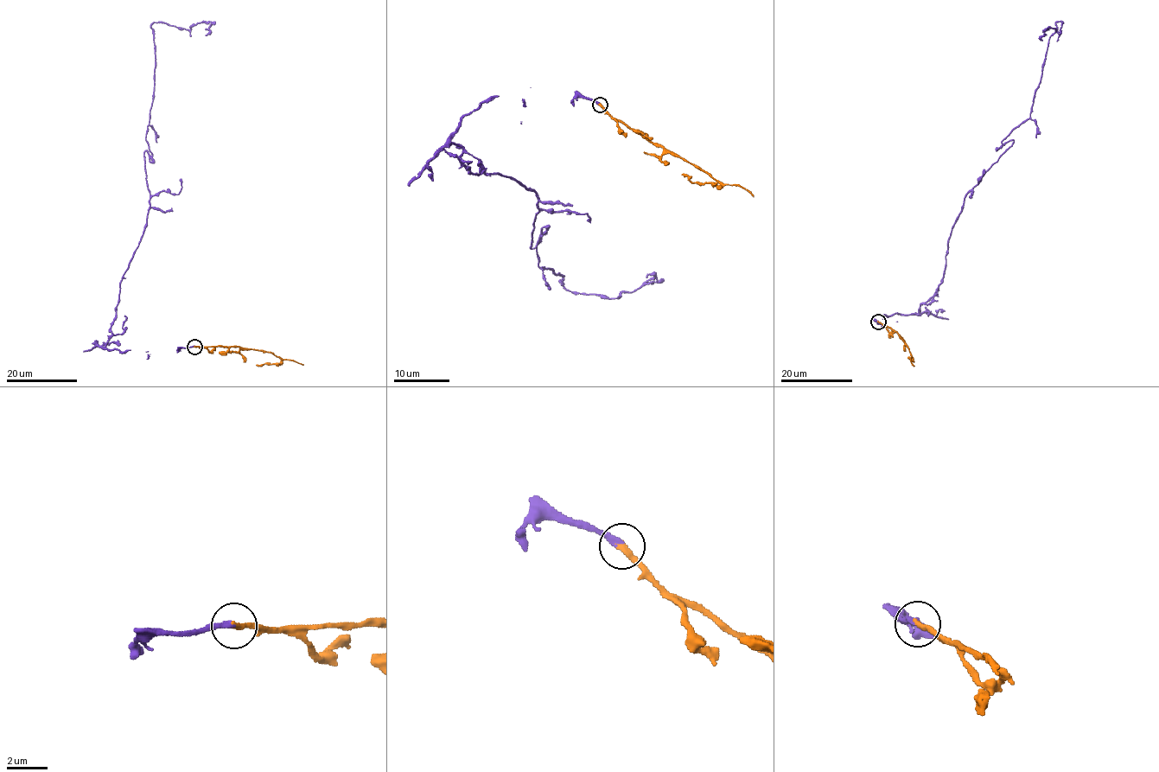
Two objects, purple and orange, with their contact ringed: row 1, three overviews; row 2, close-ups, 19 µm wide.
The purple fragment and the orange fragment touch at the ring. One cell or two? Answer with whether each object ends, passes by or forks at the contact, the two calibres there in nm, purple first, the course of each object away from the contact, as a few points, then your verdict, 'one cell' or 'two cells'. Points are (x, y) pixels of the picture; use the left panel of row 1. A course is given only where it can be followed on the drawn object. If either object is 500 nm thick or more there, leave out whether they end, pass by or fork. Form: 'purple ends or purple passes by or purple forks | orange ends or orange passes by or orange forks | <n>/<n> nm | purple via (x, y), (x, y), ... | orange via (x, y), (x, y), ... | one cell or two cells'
purple ends | orange ends | 280/280 nm | purple via (195, 346), (150, 354), (105, 348), (120, 281), (147, 223), (151, 24), (190, 29), (211, 22), (206, 35) | orange via (195, 346), (237, 346), (270, 352), (280, 359), (275, 364), (256, 364) | one cell

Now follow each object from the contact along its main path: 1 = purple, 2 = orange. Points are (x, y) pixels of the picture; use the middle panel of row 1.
1: (601, 104), (493, 95), (451, 143), (533, 189), (531, 248), (545, 232), (566, 290), (646, 278)
2: (601, 104), (611, 116), (640, 132), (650, 141), (661, 143), (706, 171), (720, 184), (693, 182), (682, 174)

